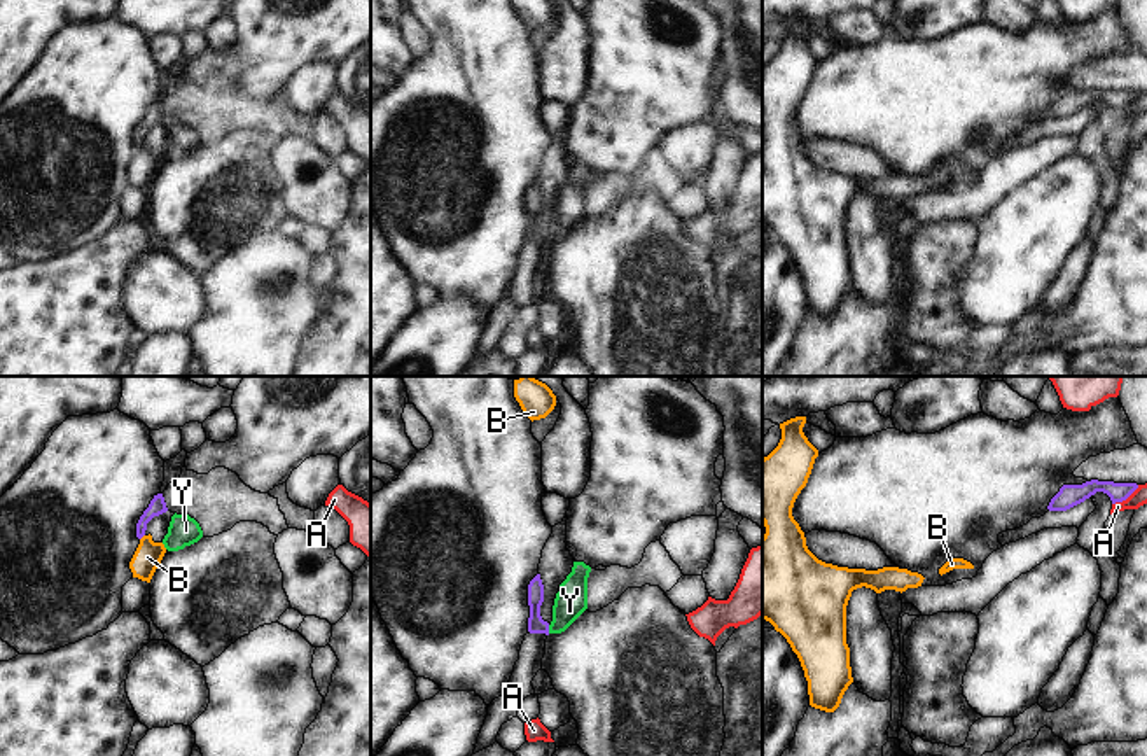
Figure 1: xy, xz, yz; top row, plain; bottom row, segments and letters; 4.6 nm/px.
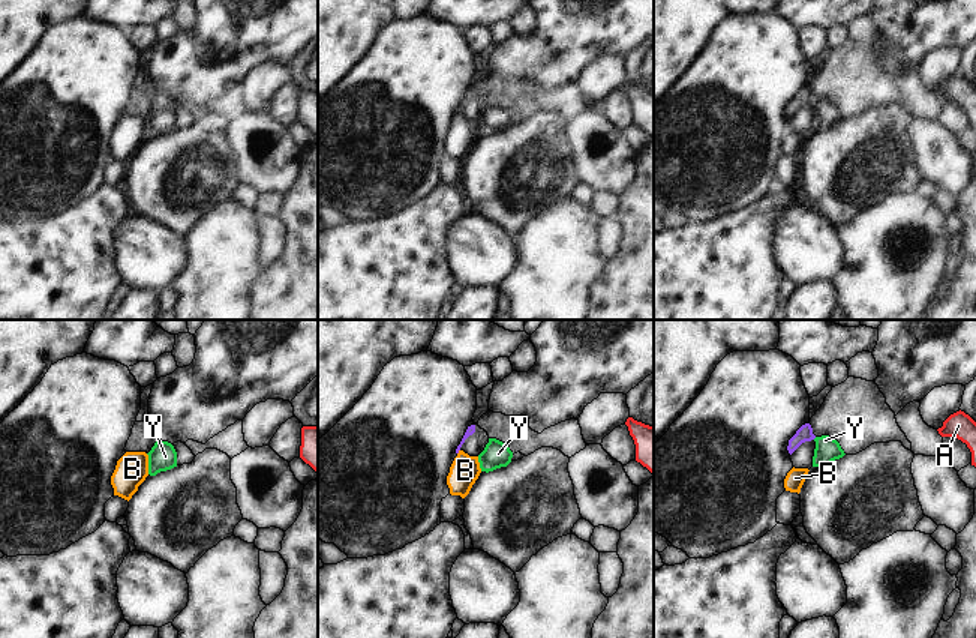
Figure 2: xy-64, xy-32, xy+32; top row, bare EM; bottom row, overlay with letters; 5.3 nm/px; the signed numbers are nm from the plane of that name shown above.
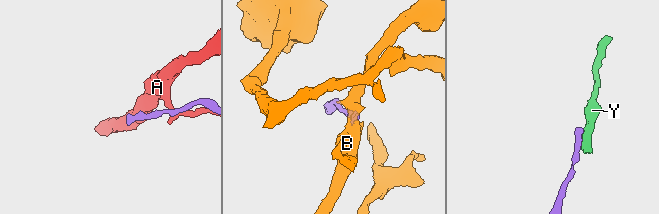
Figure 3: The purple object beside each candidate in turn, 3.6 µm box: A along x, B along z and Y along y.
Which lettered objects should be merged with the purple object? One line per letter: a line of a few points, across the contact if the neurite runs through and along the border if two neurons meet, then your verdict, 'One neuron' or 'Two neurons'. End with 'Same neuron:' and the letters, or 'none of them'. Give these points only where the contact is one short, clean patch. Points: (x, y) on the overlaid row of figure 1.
A: Line: yz (1139, 485), (1125, 499), (1112, 504). Two neurons
B: Line: xy (158, 506), (142, 522), (142, 536), (147, 557). One neuron
Y: Line: xz (548, 625), (549, 632). Two neurons
Same neuron: B

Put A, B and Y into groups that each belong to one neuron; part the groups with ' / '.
A / B / Y

